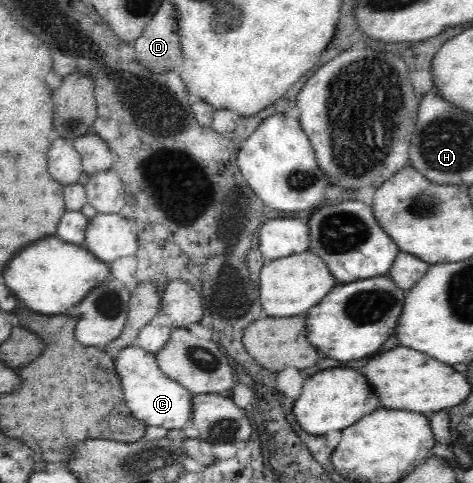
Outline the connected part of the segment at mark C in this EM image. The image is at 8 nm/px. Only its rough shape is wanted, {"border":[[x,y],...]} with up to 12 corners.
{"border":[[139,345],[117,353],[125,405],[146,426],[188,427],[191,394]]}

